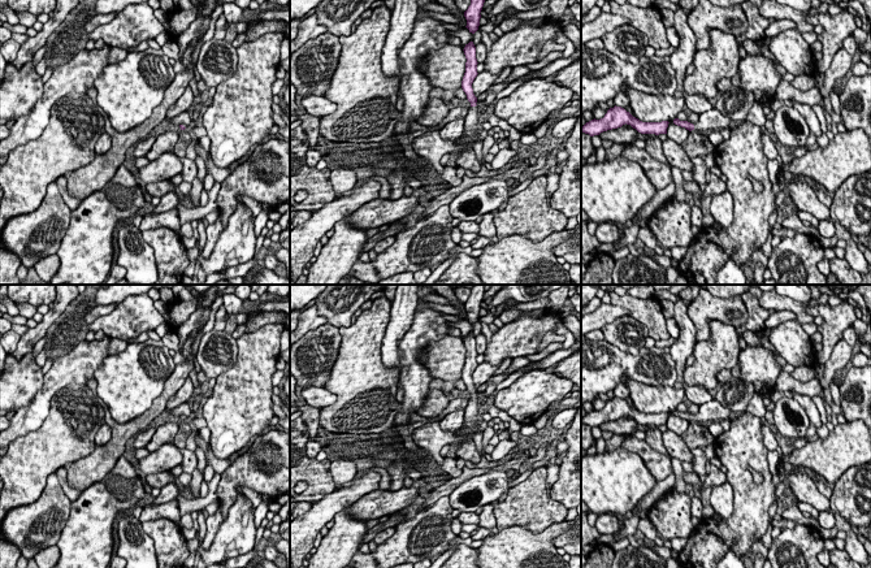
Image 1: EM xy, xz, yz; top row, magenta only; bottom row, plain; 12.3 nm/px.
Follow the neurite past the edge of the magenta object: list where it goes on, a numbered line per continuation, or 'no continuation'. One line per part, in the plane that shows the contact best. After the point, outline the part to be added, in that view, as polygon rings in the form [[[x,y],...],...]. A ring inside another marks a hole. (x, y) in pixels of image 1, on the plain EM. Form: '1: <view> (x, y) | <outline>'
1: xz (471, 420) | [[[471,398],[464,412],[464,426],[471,429],[473,433],[478,430],[478,421],[481,420],[481,416],[478,413],[478,398]]]

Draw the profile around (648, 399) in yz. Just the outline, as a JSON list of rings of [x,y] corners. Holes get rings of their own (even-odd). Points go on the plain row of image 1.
[[[627,380],[630,399],[642,413],[662,413],[677,409],[685,390],[675,387],[654,387],[634,380]]]

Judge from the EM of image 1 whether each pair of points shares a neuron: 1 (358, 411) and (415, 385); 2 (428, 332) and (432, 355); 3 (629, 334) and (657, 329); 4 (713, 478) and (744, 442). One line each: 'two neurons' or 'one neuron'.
1: two neurons
2: two neurons
3: two neurons
4: two neurons

